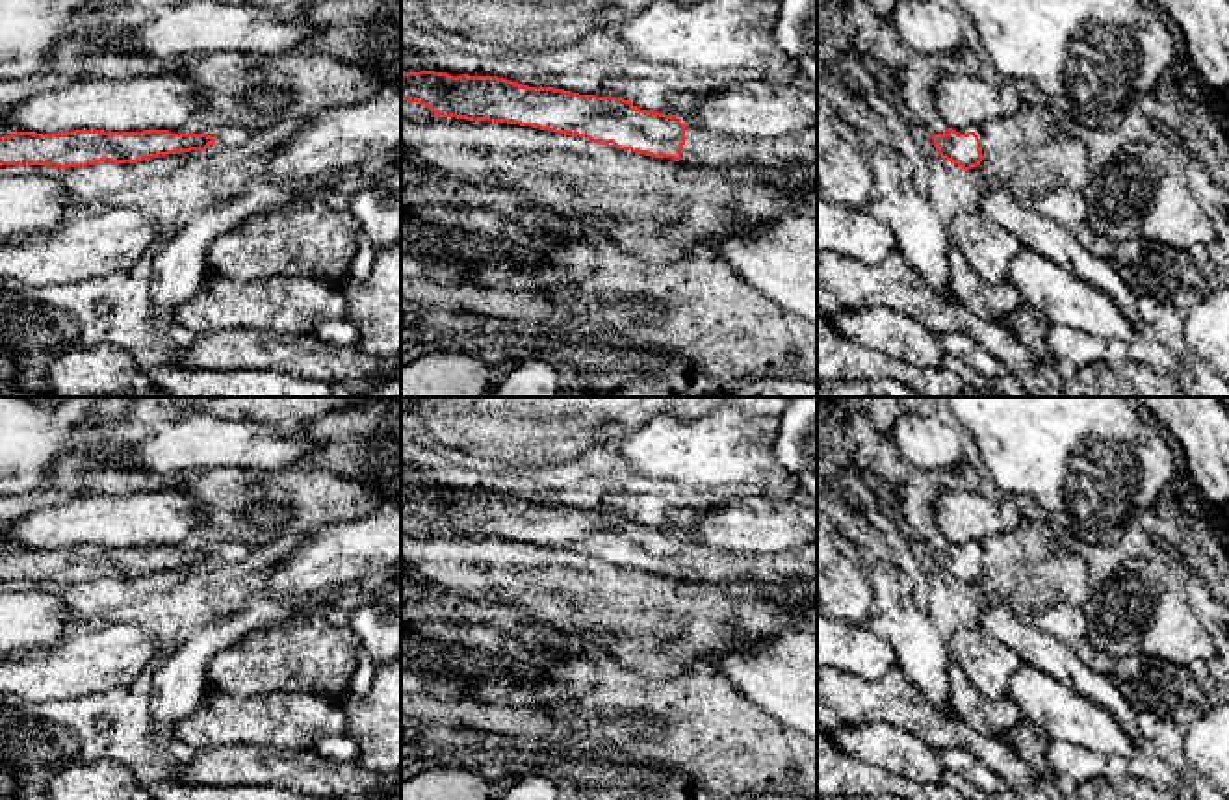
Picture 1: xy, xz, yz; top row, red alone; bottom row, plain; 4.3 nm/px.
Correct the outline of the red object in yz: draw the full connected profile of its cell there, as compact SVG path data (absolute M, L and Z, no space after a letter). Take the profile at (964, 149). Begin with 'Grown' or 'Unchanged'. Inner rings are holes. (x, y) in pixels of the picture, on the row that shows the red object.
Grown. M980 126L949 128L945 134L934 134L932 143L945 161L956 163L964 171L978 167L982 156L982 130Z

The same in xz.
Grown. M401 71L401 100L421 104L438 117L531 126L585 137L592 143L603 143L618 150L631 150L679 165L756 169L817 161L817 126L780 137L730 139L685 124L676 115L640 110L624 98L579 95L542 85L529 87L498 76L451 76L434 71Z

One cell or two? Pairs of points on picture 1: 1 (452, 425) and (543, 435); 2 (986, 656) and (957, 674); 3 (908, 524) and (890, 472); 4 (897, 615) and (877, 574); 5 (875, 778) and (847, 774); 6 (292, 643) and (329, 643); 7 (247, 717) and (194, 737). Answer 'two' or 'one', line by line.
1: one
2: two
3: one
4: one
5: one
6: one
7: one

